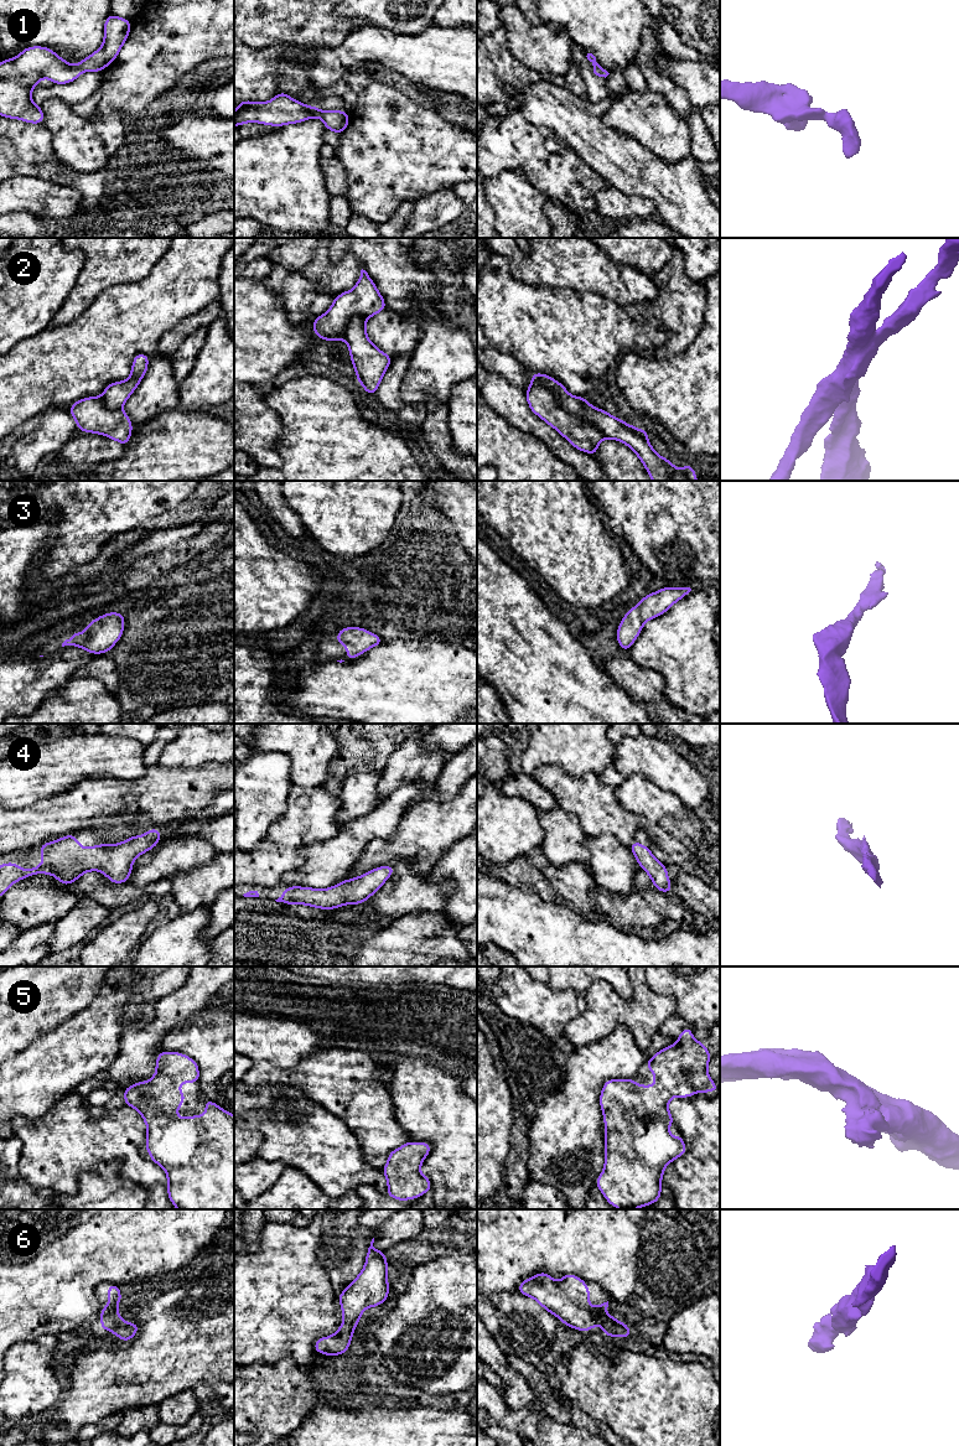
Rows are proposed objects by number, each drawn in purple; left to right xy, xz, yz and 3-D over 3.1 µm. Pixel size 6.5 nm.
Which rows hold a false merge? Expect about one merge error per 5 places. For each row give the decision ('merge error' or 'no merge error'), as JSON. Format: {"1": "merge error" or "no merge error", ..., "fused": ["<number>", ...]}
{"1": "no merge error", "2": "merge error", "3": "no merge error", "4": "no merge error", "5": "no merge error", "6": "no merge error", "fused": ["2"]}

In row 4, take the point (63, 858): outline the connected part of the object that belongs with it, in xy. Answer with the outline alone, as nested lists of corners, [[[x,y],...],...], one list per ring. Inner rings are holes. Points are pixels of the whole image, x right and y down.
[[[152,828],[145,835],[90,848],[82,848],[74,834],[43,843],[40,848],[43,861],[38,866],[24,870],[15,862],[0,865],[0,898],[11,885],[37,874],[53,875],[62,885],[72,885],[88,871],[100,871],[113,883],[128,882],[135,859],[157,846],[160,835],[160,829]]]

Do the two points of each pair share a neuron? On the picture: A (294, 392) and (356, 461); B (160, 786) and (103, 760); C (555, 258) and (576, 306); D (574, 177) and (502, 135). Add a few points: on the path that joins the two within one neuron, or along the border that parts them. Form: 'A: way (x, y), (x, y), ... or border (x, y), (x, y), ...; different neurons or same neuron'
A: way (311, 409), (321, 419), (322, 428), (338, 444); same neuron
B: border (148, 766), (140, 777), (133, 779), (110, 777); different neurons
C: border (539, 285), (573, 288), (596, 294); different neurons
D: way (556, 167), (535, 149), (519, 145); same neuron

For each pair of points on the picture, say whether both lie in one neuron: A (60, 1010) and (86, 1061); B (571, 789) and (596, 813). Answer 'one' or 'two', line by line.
A: two
B: one

